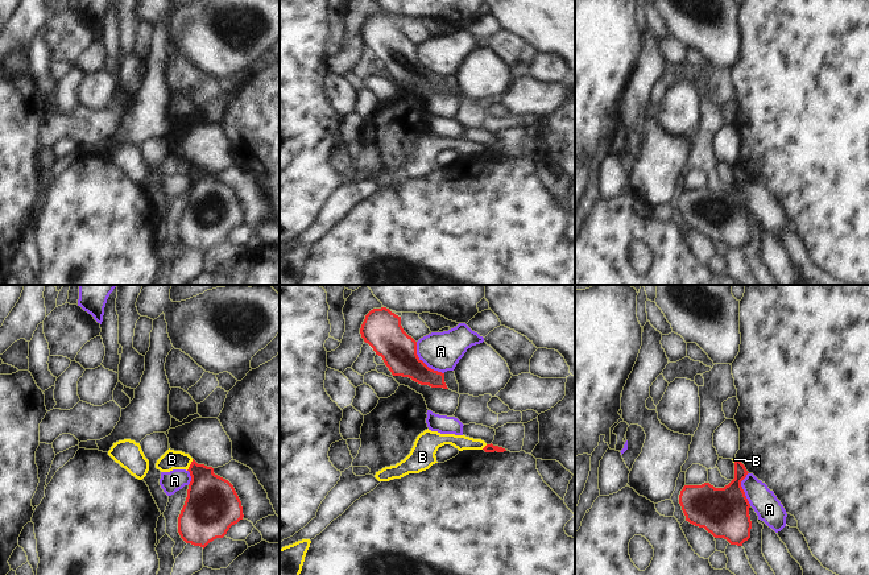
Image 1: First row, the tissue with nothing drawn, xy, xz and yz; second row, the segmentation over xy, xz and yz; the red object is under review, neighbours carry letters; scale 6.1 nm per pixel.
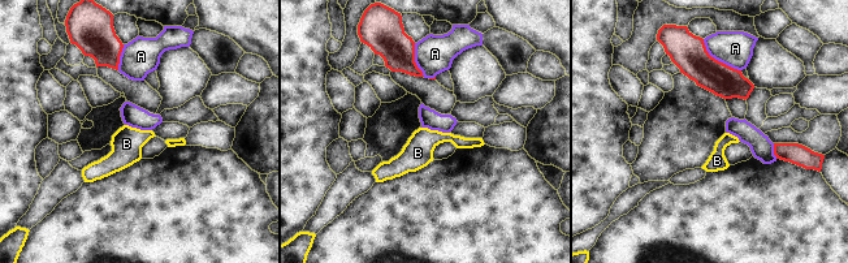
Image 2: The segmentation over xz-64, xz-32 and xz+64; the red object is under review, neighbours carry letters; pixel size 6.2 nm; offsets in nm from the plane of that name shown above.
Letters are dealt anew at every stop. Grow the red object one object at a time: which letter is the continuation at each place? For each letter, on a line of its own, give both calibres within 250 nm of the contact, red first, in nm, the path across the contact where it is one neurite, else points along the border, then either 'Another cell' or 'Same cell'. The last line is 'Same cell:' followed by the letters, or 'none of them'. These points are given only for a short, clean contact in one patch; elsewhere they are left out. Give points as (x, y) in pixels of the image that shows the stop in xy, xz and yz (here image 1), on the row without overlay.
A: Thickness 220 nm (red) against 240 nm. Another cell
B: Thickness 300 nm (red) against 120 nm. Boundary: xy (193, 164), (186, 174). Another cell
Same cell: none of them

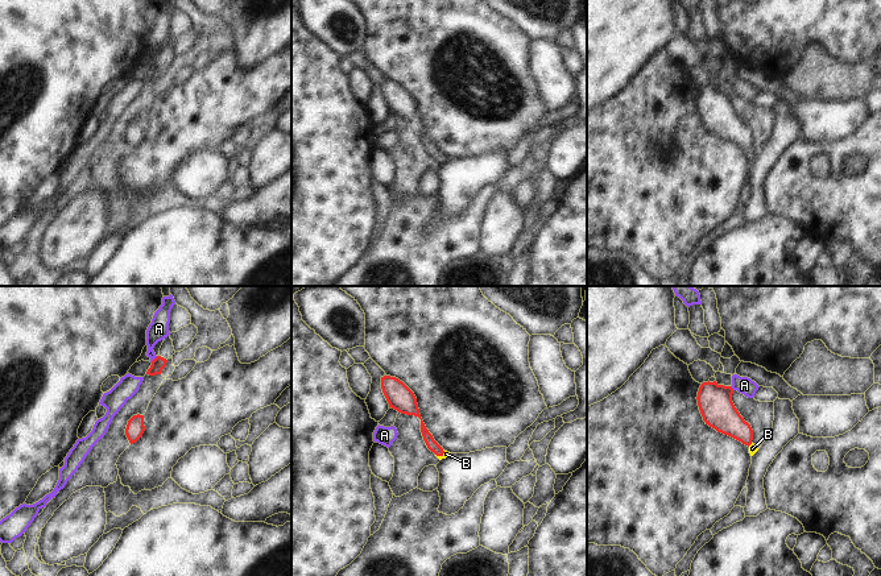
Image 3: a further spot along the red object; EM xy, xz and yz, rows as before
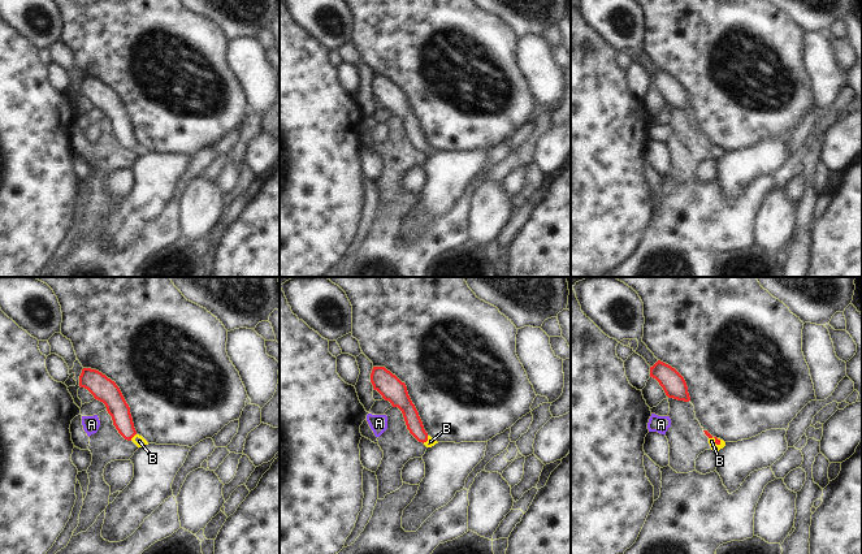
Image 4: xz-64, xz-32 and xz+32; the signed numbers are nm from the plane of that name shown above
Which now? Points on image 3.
A: Thickness 80 nm (red) against 120 nm. Another cell
B: Thickness 70 nm (red) against 40 nm. Path across: xz (433, 150), (439, 160), (446, 158). Same cell
Same cell: B

